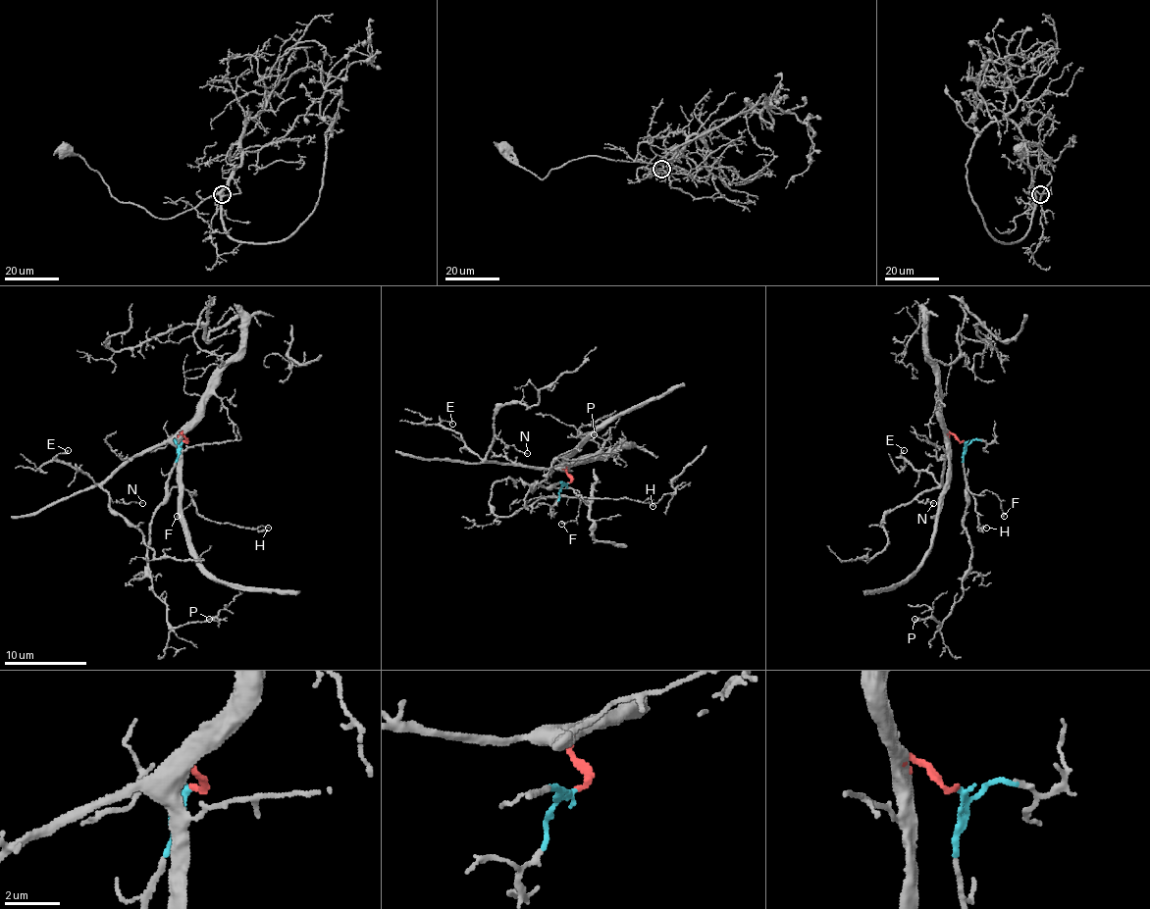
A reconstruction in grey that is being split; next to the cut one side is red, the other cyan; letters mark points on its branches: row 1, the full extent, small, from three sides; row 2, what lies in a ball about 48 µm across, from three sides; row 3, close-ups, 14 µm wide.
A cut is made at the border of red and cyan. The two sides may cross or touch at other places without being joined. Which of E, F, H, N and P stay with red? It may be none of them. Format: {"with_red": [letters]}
{"with_red": ["E", "N"]}

